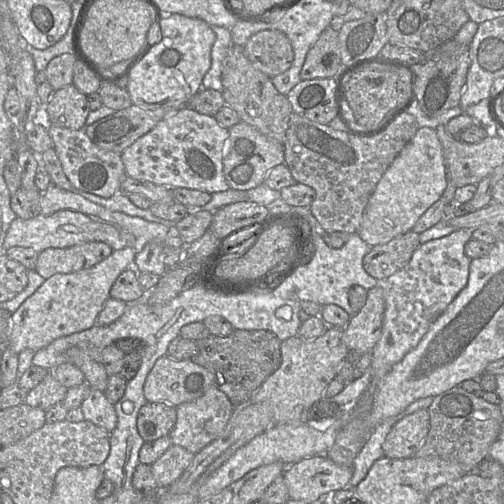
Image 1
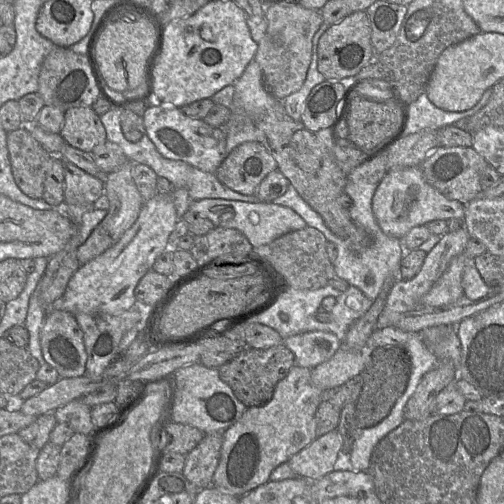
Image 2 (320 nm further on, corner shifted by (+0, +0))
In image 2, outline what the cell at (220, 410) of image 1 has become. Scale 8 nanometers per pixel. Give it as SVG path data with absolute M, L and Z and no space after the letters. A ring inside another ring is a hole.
M205 434L201 442L186 454L182 473L198 489L212 485L222 443L223 434Z

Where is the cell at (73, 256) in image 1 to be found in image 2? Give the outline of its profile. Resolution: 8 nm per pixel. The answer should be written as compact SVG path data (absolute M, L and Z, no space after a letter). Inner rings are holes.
M128 161L118 170L105 176L104 194L108 198L109 209L103 220L77 249L77 259L81 265L91 261L113 246L137 220L144 201L134 183L131 169L132 163Z

